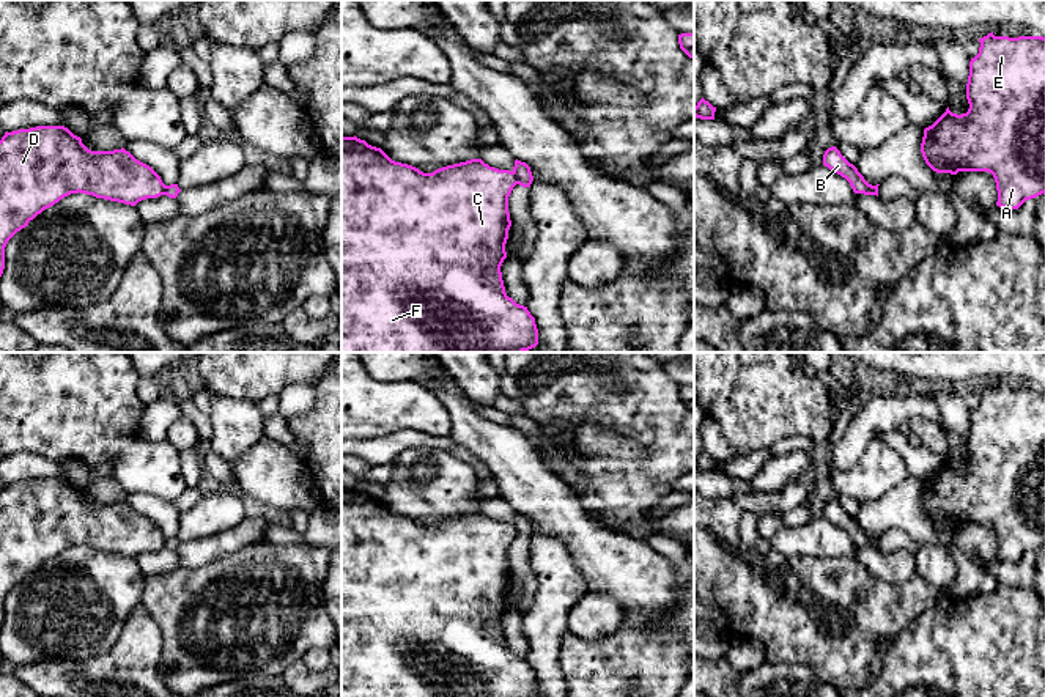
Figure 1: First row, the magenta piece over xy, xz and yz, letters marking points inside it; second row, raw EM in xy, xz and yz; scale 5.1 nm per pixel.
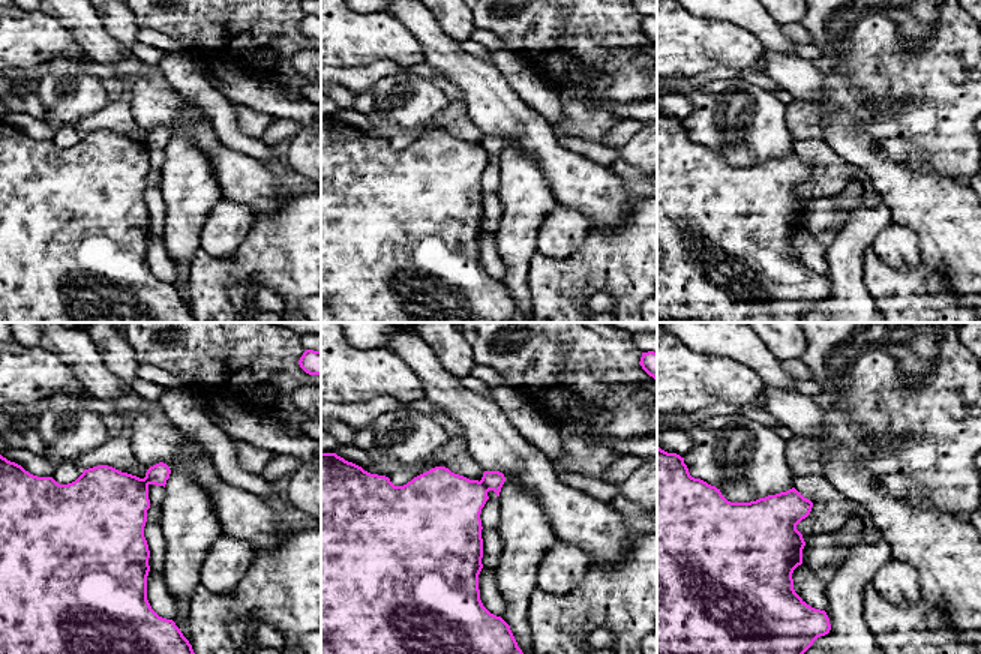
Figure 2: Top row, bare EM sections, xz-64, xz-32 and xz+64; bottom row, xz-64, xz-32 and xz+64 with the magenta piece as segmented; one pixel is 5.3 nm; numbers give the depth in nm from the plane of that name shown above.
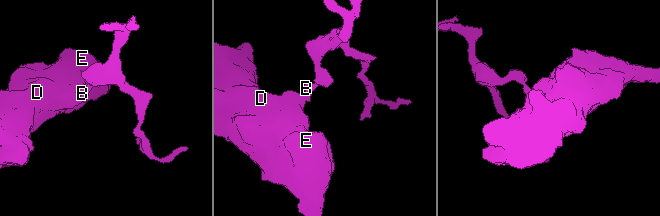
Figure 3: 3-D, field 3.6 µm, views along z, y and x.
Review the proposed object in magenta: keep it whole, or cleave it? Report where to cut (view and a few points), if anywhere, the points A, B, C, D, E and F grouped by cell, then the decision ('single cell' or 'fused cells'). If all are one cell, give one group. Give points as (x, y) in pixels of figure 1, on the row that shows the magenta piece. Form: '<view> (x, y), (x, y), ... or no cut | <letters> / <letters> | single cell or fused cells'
xz (512, 172), (518, 183) | A C D E F / B | fused cells

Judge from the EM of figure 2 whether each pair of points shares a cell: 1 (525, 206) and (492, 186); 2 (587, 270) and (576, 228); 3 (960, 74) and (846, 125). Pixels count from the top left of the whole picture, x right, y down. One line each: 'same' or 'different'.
1: different
2: different
3: different

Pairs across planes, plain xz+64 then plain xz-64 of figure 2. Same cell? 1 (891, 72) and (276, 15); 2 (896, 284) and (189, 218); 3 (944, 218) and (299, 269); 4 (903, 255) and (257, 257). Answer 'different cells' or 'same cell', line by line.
1: same cell
2: different cells
3: different cells
4: different cells

